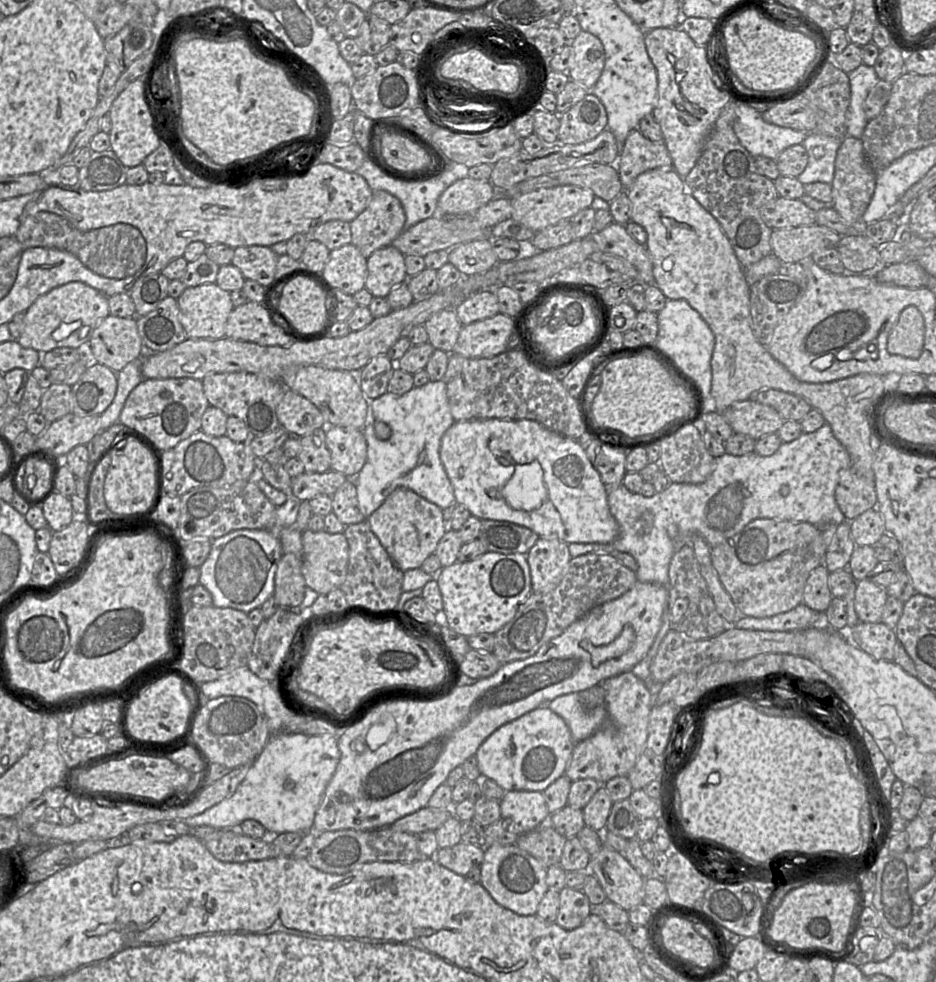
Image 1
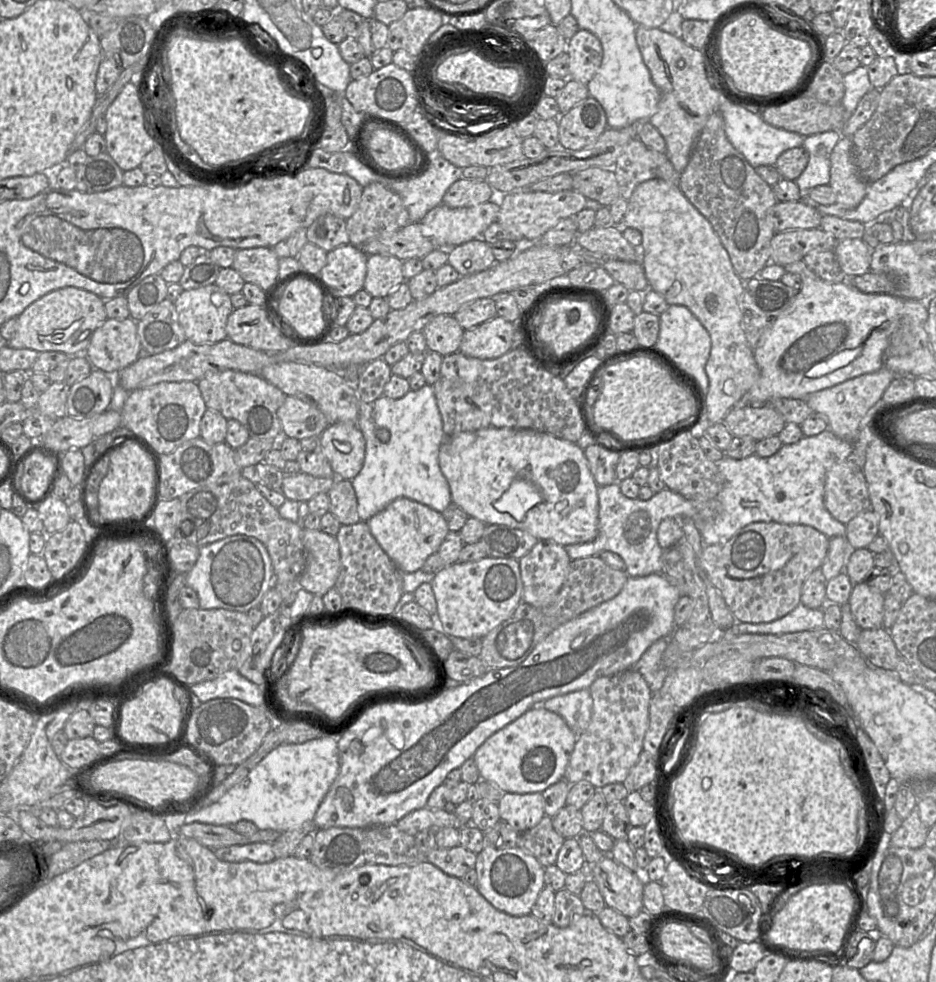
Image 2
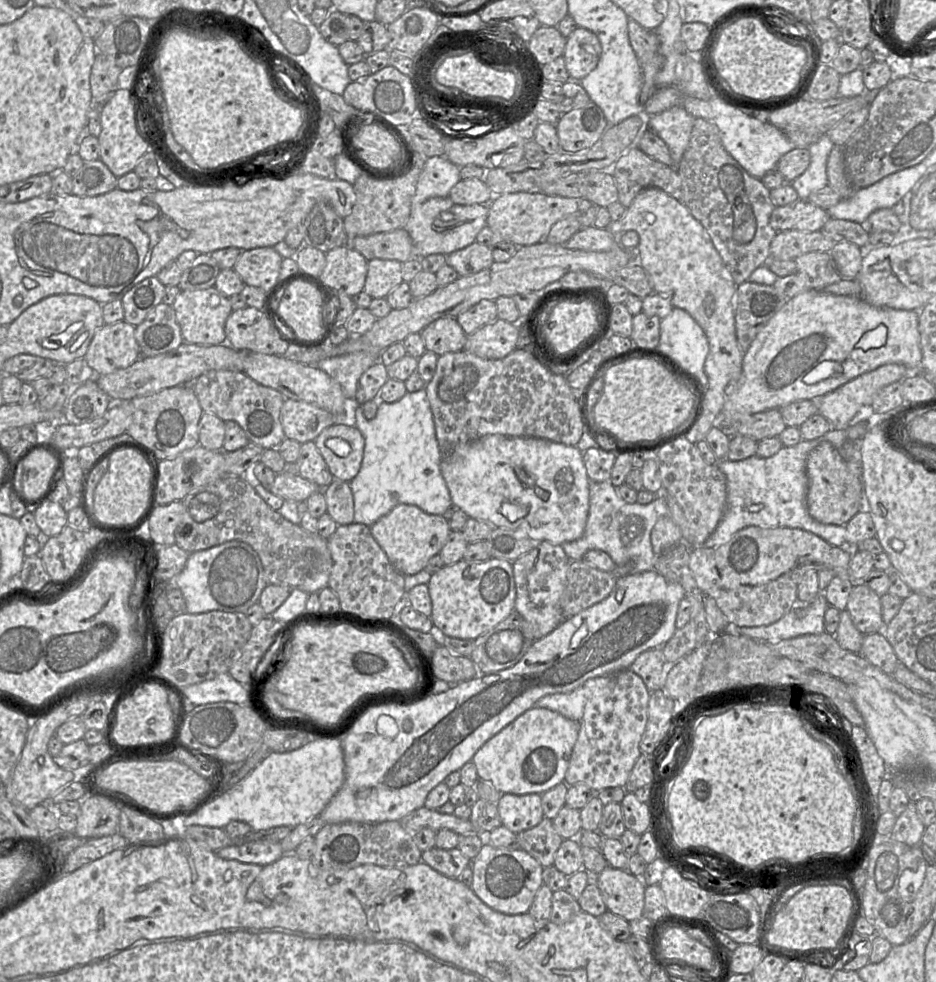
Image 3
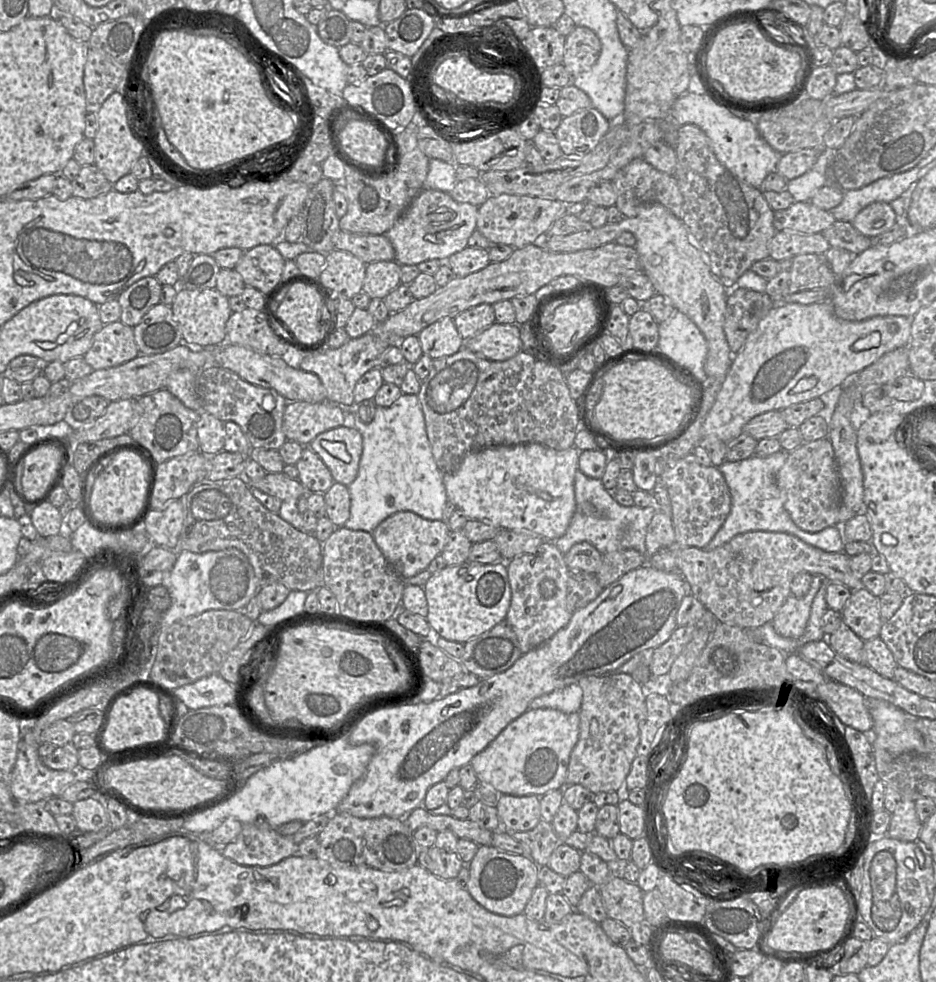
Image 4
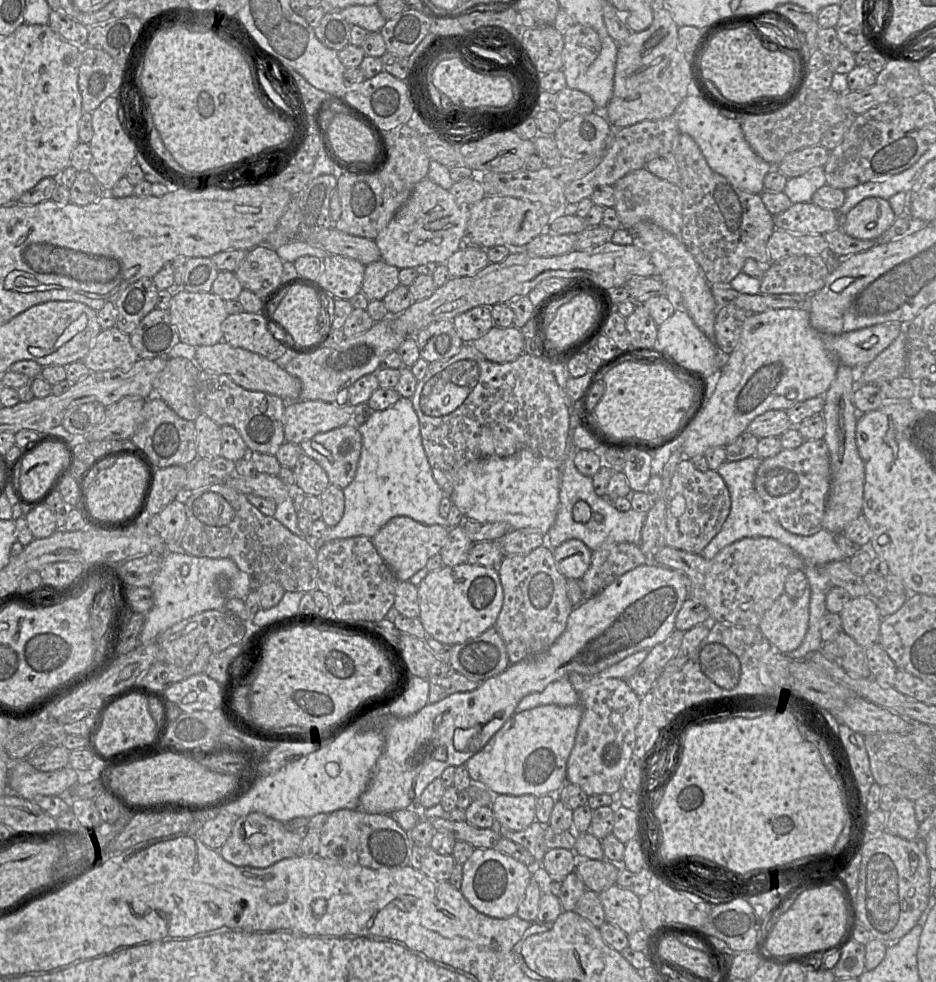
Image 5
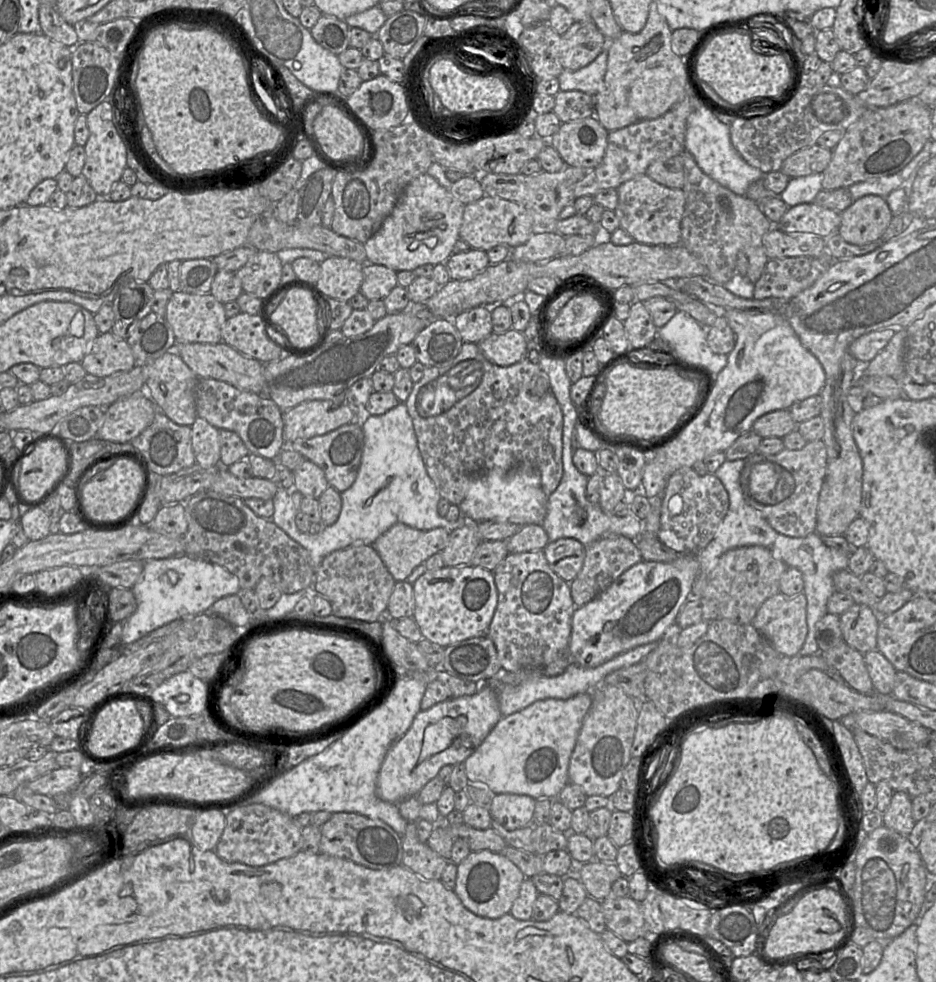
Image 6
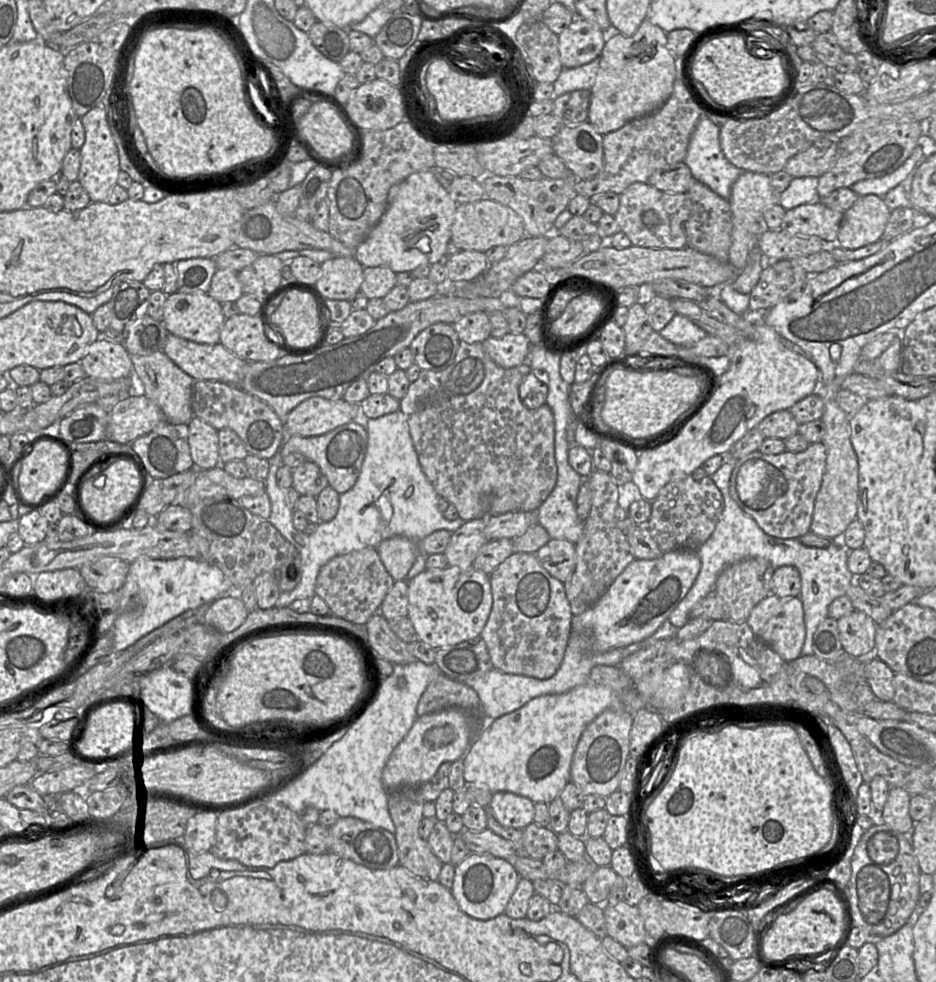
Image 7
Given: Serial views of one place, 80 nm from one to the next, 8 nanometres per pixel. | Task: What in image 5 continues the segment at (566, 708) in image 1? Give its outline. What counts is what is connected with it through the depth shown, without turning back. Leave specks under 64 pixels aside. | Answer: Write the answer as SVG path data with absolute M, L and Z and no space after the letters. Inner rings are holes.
M567 677L550 683L541 692L531 693L523 697L516 707L516 713L547 704L564 707L579 704L579 694Z

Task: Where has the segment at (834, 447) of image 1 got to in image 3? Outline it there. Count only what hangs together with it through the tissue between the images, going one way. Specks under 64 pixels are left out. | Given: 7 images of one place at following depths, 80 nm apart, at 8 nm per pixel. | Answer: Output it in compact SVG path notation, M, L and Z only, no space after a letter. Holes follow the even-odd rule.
M864 405L846 429L831 429L819 438L801 440L791 447L782 446L776 454L768 458L754 455L740 461L728 459L718 461L718 467L726 478L727 504L721 521L703 546L706 548L720 547L738 531L749 526L757 526L763 529L783 527L802 529L819 536L832 546L846 547L845 526L819 523L808 513L806 461L809 453L823 441L830 442L836 449L841 448L845 442L858 442L874 421L875 412L872 406ZM590 481L589 512L584 533L579 539L563 543L561 547L570 561L582 560L585 553L589 550L601 550L607 553L617 566L631 564L631 573L650 571L653 570L655 556L651 545L651 531L657 520L666 515L668 515L668 507L665 496L656 496L655 499L647 505L641 505L637 502L628 504L617 495L616 488L610 481Z

